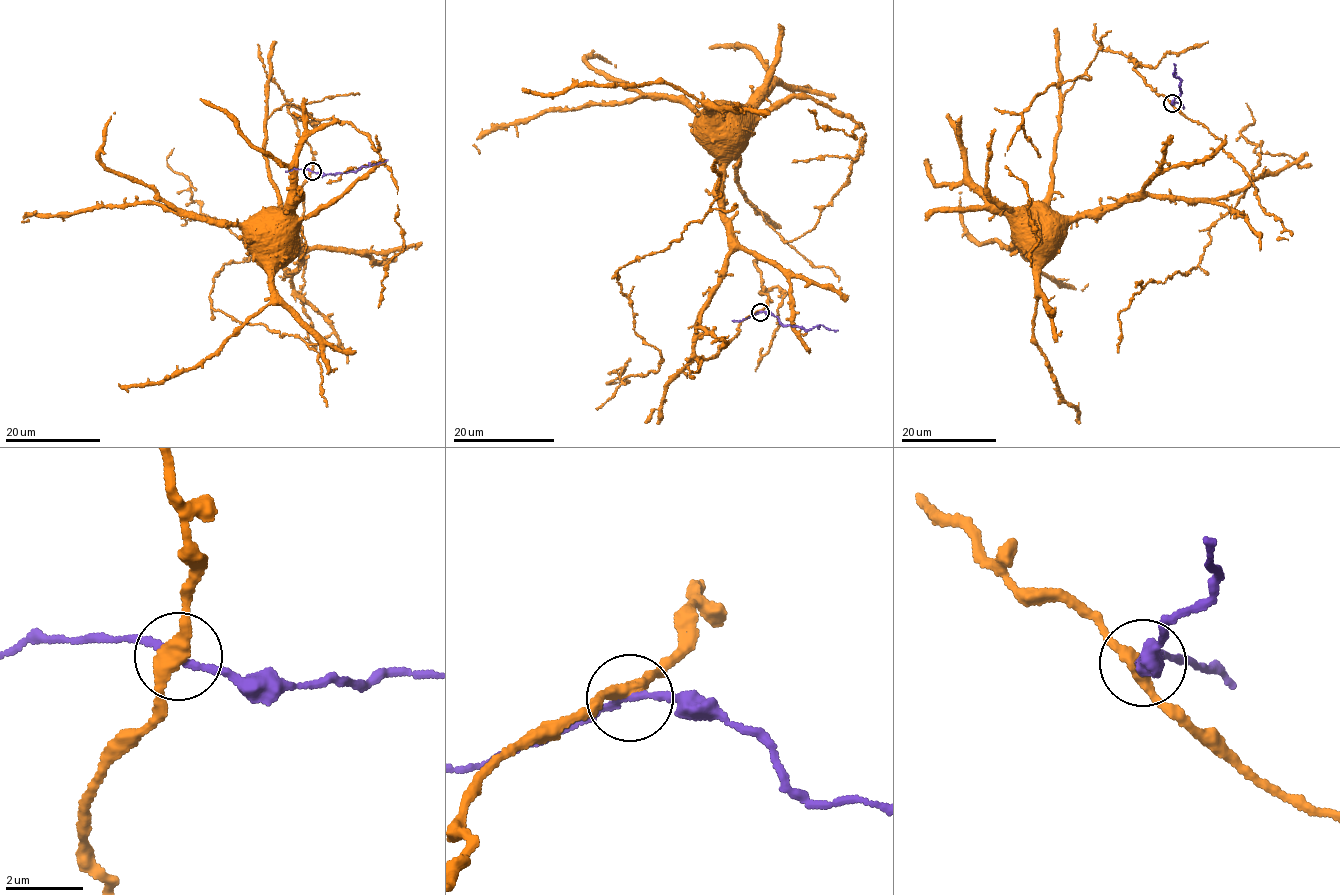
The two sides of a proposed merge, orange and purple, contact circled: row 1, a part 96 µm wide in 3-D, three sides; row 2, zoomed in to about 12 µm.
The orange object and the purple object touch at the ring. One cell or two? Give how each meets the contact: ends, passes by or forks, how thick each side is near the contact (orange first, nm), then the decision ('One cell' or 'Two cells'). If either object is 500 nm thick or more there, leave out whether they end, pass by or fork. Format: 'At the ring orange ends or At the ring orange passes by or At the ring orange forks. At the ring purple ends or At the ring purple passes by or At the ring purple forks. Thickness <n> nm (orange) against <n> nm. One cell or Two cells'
At the ring orange passes by. At the ring purple passes by. Thickness 360 nm (orange) against 140 nm. Two cells

